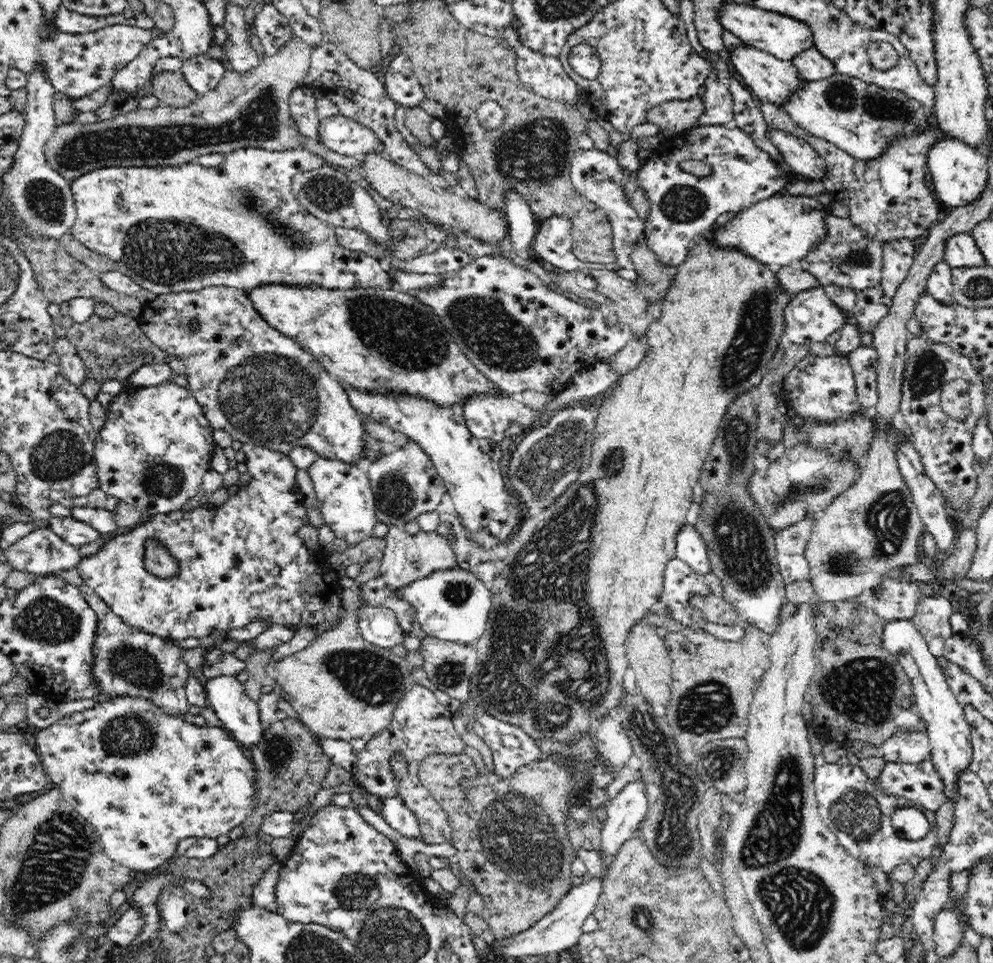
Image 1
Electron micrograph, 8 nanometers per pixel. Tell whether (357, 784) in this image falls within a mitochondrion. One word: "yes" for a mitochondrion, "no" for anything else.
no

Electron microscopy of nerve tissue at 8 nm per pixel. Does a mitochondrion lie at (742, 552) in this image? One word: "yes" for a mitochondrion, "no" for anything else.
yes

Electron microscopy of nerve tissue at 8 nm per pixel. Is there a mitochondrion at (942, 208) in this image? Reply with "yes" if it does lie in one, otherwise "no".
no

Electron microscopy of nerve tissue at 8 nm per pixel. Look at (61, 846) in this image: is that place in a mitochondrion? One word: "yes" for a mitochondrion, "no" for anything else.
yes

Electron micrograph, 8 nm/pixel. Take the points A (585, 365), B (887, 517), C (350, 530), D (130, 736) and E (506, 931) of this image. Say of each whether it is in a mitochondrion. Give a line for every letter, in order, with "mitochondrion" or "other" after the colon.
A: other
B: mitochondrion
C: other
D: mitochondrion
E: other

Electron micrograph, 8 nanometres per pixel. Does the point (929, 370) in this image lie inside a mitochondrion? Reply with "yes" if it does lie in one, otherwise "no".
yes

